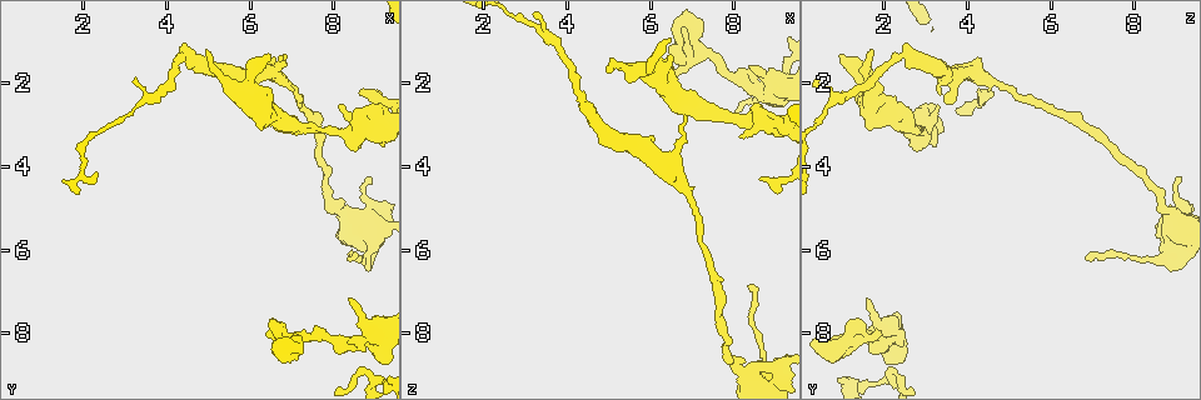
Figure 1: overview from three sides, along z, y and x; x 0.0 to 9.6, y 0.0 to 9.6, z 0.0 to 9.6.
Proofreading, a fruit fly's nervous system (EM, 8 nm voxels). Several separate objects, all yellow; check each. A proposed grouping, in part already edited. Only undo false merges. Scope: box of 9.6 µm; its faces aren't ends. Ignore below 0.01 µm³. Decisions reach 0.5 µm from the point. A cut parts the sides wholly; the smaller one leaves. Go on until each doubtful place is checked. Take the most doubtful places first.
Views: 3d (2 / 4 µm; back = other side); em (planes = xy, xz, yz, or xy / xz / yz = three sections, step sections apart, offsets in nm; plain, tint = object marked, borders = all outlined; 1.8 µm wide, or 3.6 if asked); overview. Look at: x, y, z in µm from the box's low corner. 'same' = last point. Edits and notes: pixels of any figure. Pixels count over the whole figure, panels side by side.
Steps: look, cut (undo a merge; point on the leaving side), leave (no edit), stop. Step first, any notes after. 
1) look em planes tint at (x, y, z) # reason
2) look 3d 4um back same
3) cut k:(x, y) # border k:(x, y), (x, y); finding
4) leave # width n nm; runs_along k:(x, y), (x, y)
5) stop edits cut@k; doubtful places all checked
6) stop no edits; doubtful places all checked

look em planes tint at (6.35, 2.80, 2.10) # a fork

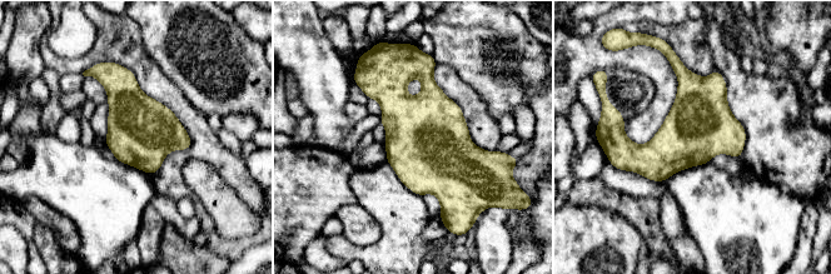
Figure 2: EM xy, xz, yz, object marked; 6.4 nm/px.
leave # width 420 nm; continuous, no second cell

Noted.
look em planes tint at (8.95, 7.90, 1.95) # a narrow waist

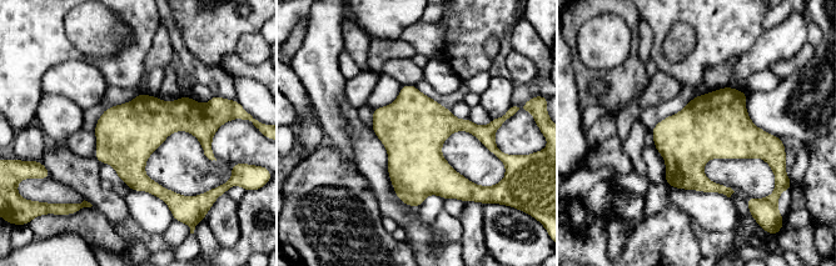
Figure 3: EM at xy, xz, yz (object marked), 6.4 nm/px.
leave # all the same cell

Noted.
look em planes borders at (7.10, 8.25, 1.10)

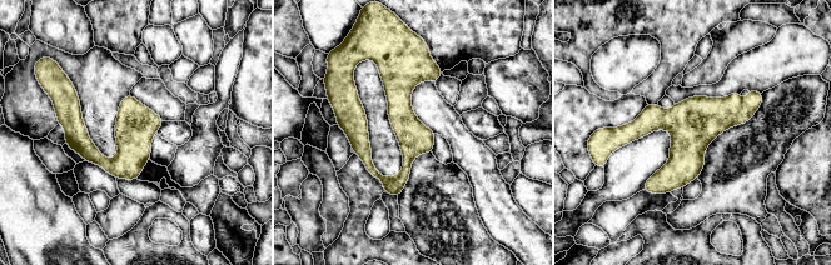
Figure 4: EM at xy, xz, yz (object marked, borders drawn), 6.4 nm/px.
leave # runs_along 4:(759, 98), (618, 140); one cell here

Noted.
look 3d 2um at (5.75, 2.35, 1.65)

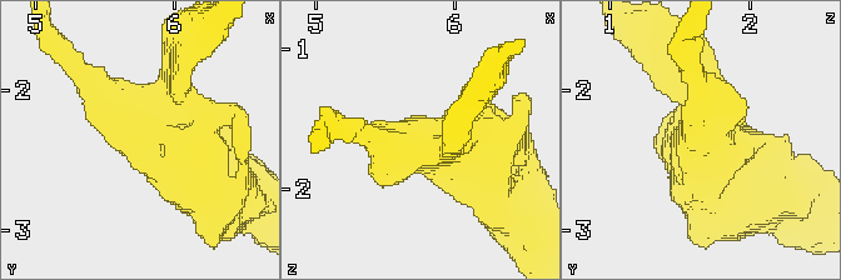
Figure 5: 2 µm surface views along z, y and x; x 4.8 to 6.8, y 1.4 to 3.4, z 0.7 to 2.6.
look em xy step 8 tint at (5.78, 2.26, 1.72) # arms 3; arm_widths 180, 200, 300 nm; need the tissue

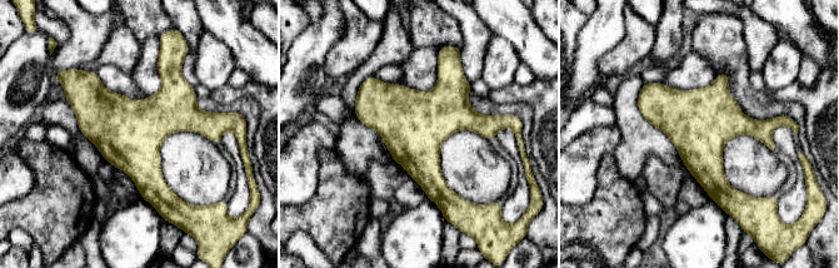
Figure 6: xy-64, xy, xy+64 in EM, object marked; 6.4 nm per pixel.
look em planes tint same

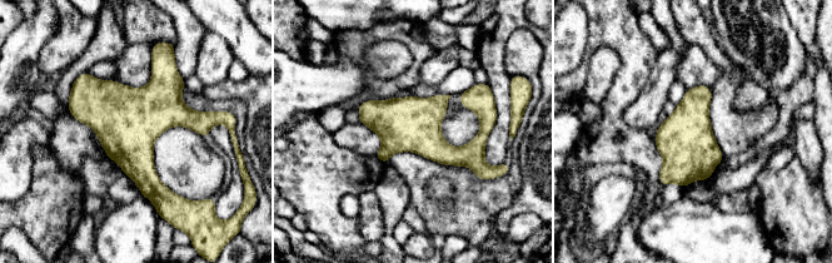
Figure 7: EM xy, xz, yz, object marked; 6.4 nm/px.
leave # width 360 nm; one cell here

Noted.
stop no edits; doubtful places all checked

